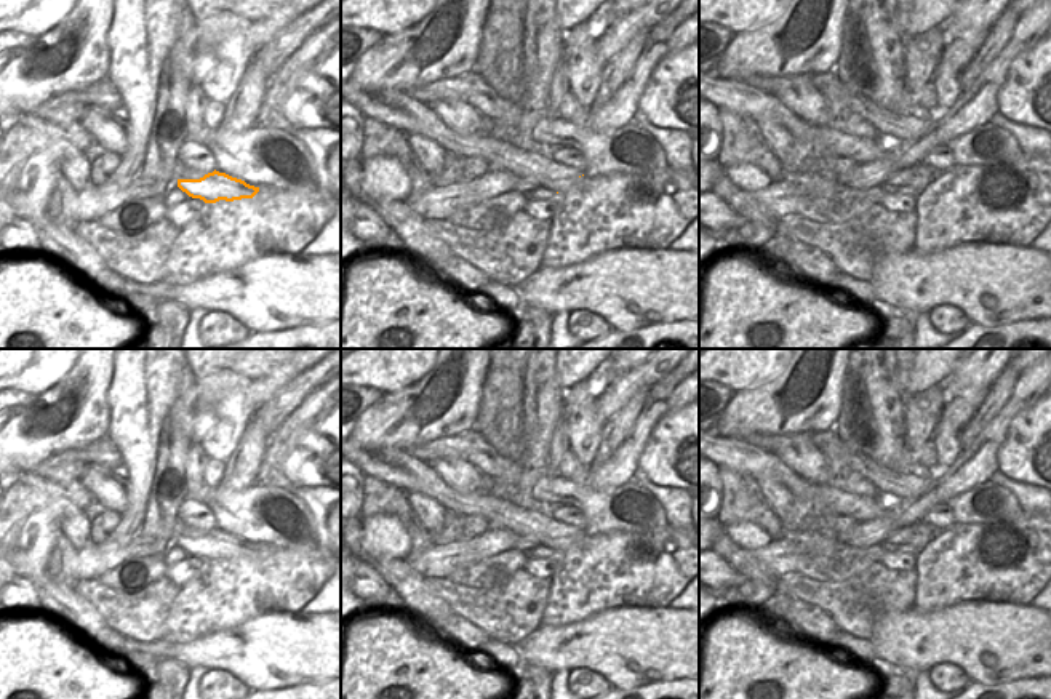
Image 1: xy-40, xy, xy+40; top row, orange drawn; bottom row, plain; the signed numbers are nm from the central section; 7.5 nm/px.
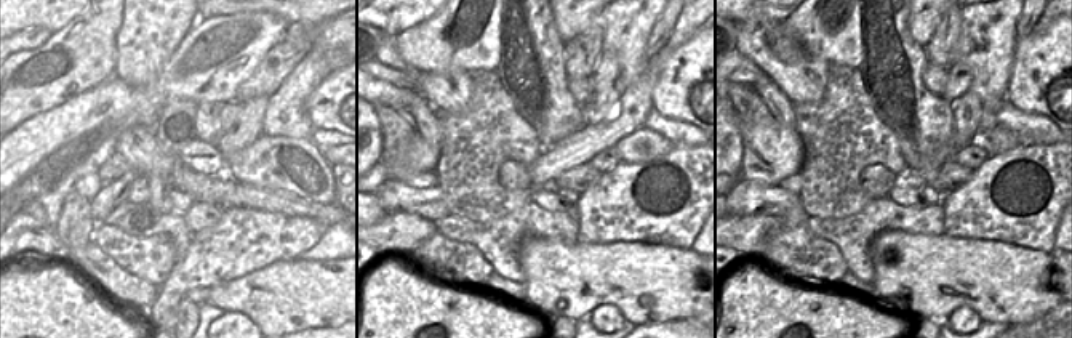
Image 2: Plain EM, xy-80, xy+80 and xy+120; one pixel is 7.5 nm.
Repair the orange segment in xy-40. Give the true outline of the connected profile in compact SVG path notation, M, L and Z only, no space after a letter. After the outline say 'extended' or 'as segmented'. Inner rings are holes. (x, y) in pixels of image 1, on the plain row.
M147 499L141 536L162 537L170 542L176 537L182 550L205 561L253 557L259 550L259 545L216 528L213 531L194 529L184 525L178 515L163 513L162 504L155 499Z; extended

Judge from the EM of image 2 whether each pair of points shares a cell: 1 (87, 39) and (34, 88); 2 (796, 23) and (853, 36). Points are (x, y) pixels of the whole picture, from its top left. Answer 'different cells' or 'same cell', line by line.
1: same cell
2: same cell

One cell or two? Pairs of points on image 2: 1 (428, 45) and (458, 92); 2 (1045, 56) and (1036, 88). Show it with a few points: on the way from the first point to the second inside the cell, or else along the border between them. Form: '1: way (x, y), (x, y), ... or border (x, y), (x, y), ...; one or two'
1: border (408, 64), (469, 72); two
2: way (1045, 64), (1044, 80); one

